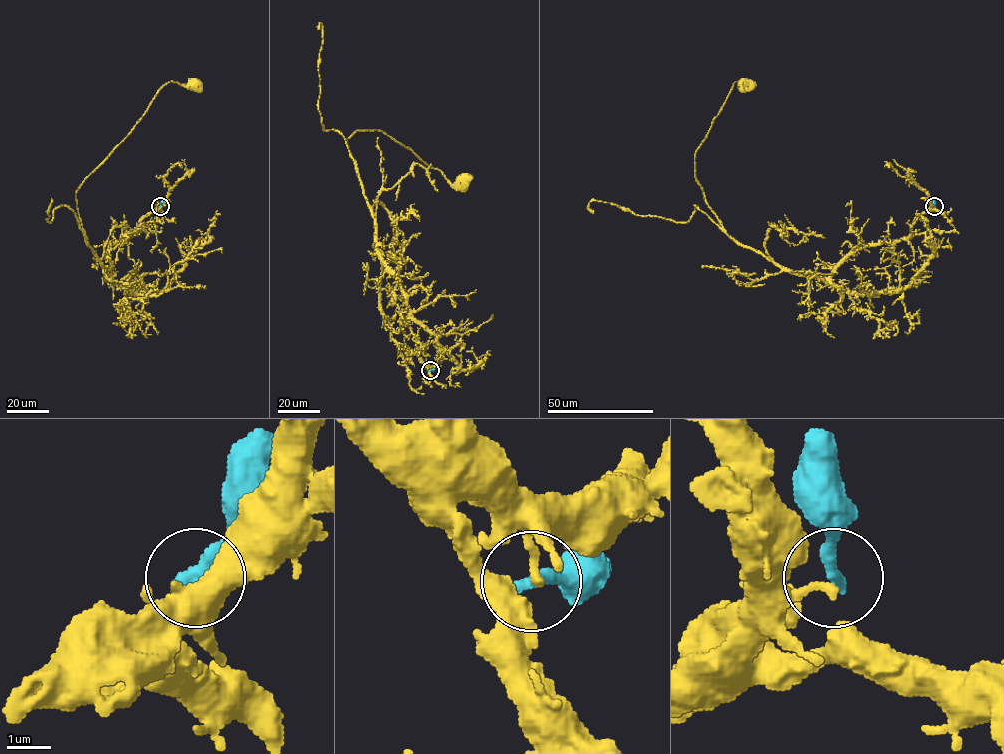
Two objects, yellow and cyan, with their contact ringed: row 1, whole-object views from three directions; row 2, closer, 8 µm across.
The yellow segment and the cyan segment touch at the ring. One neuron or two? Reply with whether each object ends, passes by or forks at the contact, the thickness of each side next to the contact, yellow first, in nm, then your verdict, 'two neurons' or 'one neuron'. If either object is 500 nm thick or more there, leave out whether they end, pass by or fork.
yellow ends; cyan ends; calibres 200 and 360 nm; two neurons

